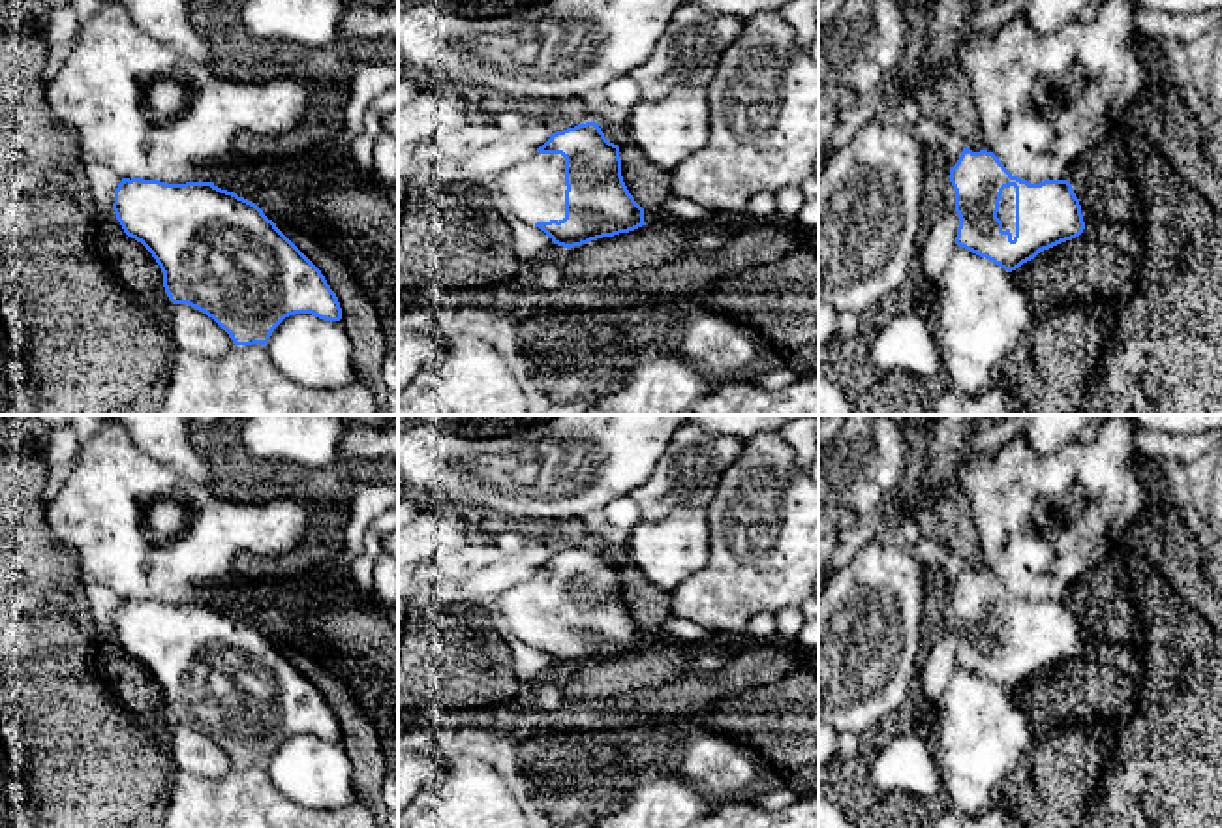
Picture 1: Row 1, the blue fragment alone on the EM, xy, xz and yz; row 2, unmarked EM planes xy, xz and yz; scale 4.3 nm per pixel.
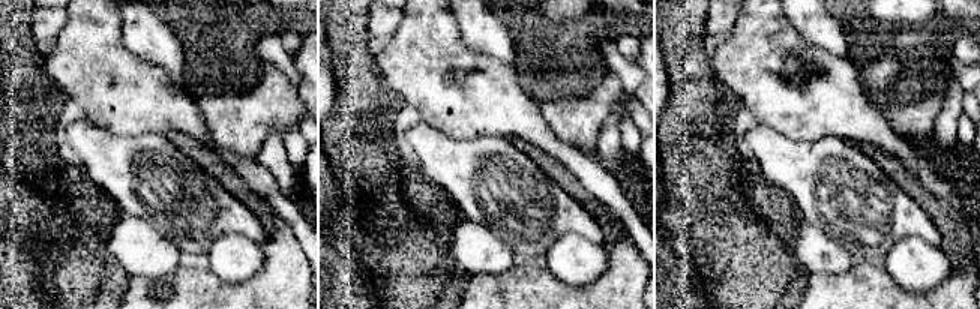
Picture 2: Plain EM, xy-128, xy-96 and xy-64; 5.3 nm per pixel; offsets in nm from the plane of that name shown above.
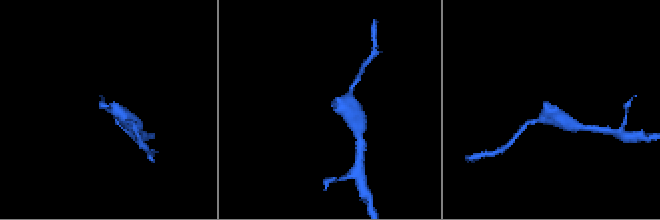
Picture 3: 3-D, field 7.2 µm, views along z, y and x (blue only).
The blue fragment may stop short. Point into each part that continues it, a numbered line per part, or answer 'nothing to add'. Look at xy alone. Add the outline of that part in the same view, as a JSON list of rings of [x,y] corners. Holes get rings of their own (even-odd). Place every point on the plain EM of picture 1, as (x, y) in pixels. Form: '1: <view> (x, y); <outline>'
nothing to add

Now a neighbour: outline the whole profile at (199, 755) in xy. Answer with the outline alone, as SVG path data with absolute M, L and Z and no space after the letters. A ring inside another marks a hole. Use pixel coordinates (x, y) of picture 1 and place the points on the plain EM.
M173 725L169 753L178 772L203 779L223 777L235 766L212 738L188 725Z

